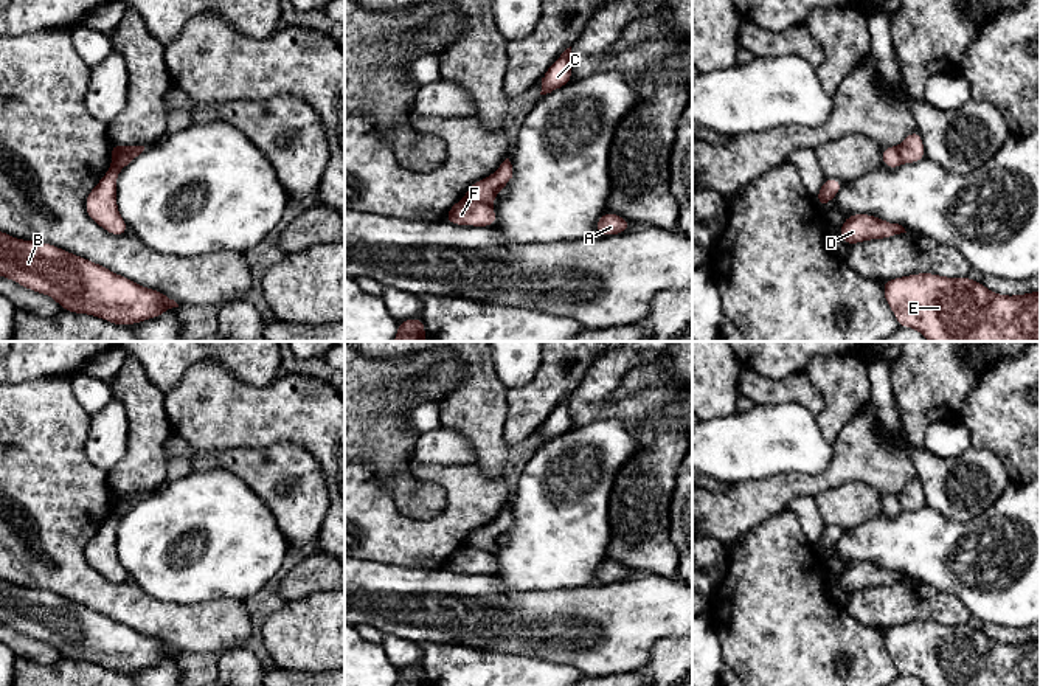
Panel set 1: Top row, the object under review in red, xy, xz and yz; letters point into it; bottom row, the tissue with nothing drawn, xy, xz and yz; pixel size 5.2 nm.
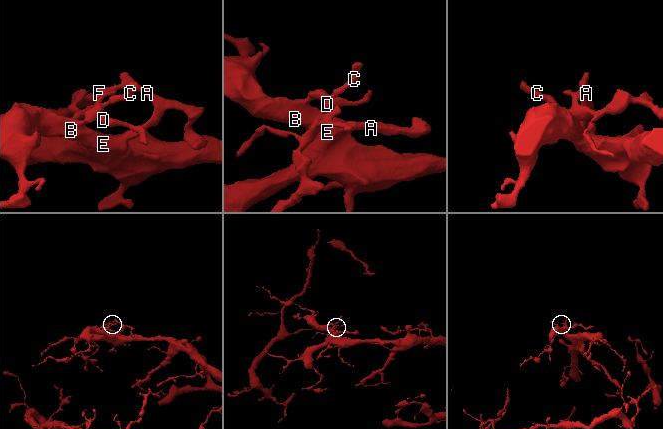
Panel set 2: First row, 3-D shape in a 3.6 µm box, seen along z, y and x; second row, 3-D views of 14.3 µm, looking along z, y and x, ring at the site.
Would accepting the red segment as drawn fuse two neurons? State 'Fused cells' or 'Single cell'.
Fused cells

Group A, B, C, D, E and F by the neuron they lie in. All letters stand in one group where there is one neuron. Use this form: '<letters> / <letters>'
A B C E F / D

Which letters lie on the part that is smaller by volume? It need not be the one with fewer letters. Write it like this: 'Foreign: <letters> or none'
Foreign: D

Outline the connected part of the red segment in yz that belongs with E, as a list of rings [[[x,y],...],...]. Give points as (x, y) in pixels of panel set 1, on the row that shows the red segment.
[[[916,273],[882,282],[900,327],[913,327],[930,341],[1040,341],[1040,290],[1006,296],[964,278]]]

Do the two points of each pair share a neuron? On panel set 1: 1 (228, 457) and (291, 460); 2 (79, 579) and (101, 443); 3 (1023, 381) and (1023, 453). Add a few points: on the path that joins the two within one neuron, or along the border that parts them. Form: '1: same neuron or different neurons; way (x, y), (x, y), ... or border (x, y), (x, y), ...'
1: same neuron; way (244, 460), (275, 460)
2: different neurons; border (89, 430), (87, 458), (106, 472)
3: same neuron; way (1020, 399), (1020, 432), (1023, 435)

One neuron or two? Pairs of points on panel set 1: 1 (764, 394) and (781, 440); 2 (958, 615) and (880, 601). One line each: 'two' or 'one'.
1: two
2: one

